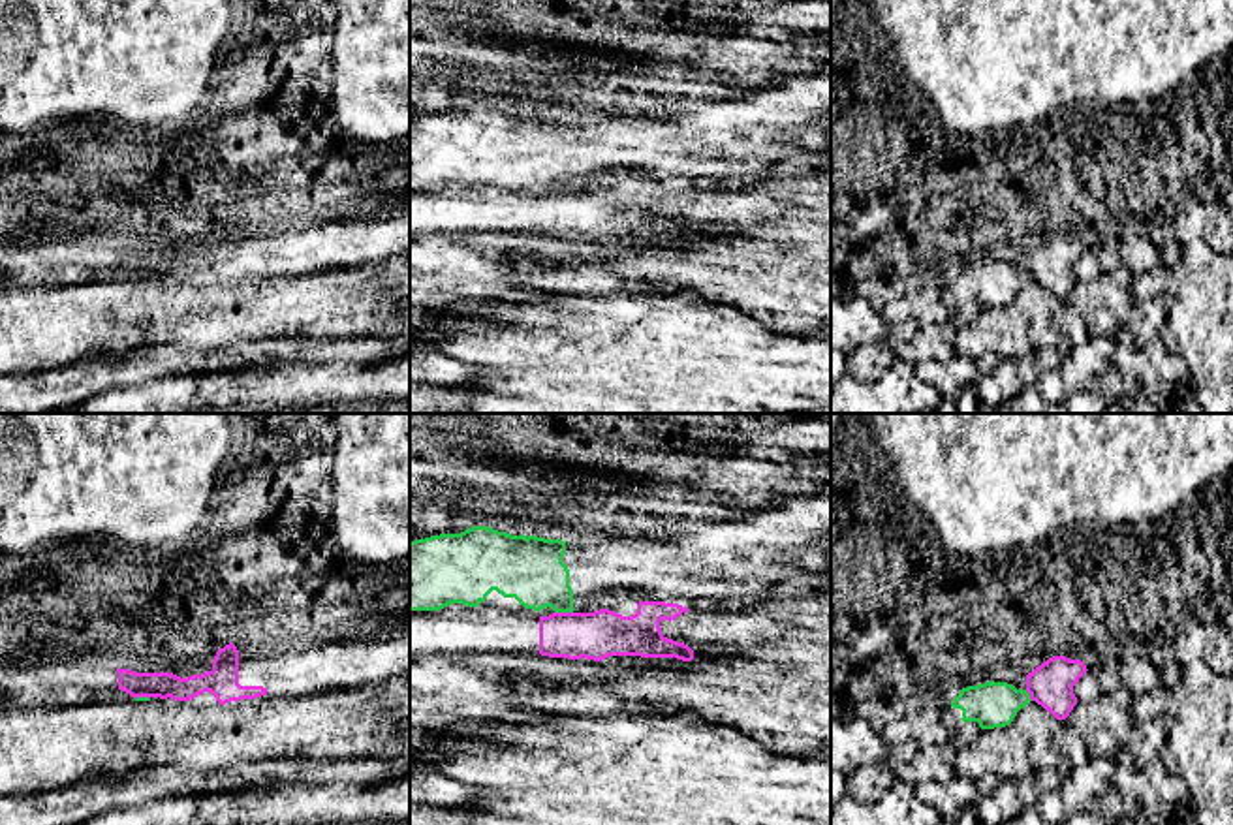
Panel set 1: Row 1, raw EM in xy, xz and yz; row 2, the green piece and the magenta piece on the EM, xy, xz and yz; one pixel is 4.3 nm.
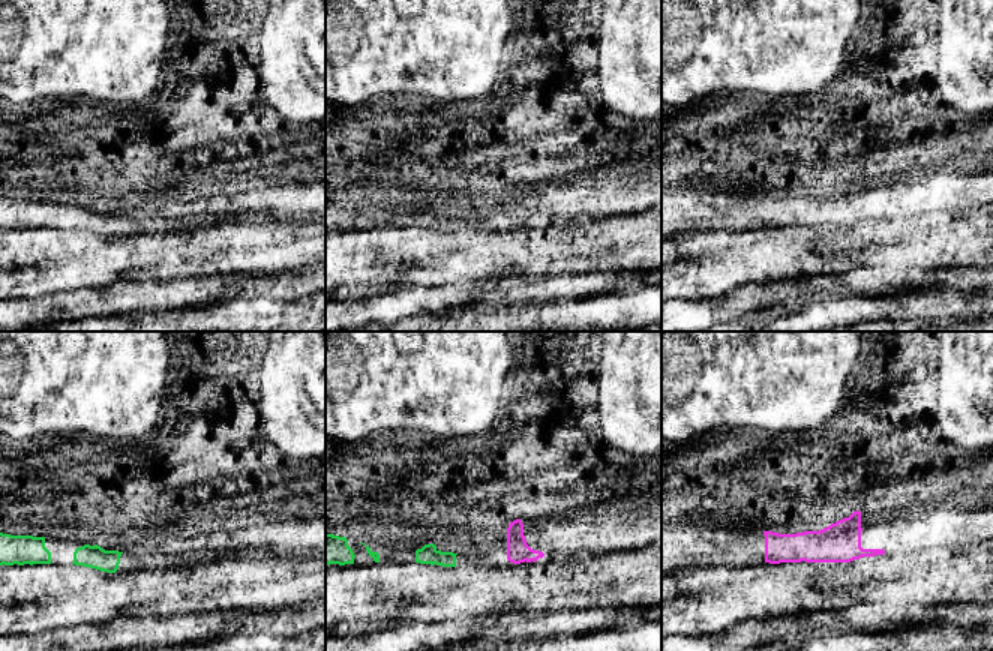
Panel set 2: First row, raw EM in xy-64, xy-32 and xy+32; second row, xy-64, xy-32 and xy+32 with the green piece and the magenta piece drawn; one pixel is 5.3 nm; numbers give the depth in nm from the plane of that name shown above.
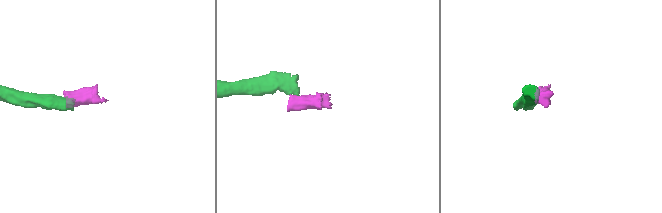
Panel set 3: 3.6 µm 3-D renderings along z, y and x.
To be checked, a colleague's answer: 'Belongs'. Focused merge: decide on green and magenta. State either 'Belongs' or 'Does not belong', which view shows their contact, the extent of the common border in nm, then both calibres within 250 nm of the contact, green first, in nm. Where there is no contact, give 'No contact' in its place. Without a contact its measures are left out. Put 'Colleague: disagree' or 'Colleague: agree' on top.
Colleague: disagree
Does not belong. Touches green in xz. Shared border 80 nm. Thickness 280 nm (green) against 200 nm

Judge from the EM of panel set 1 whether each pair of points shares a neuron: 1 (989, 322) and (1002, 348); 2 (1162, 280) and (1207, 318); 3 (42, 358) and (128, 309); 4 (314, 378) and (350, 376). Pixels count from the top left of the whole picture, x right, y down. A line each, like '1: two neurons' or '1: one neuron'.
1: one neuron
2: one neuron
3: one neuron
4: one neuron

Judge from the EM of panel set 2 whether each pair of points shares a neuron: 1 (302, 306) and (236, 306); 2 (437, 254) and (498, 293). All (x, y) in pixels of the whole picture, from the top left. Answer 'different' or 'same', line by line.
1: same
2: different

